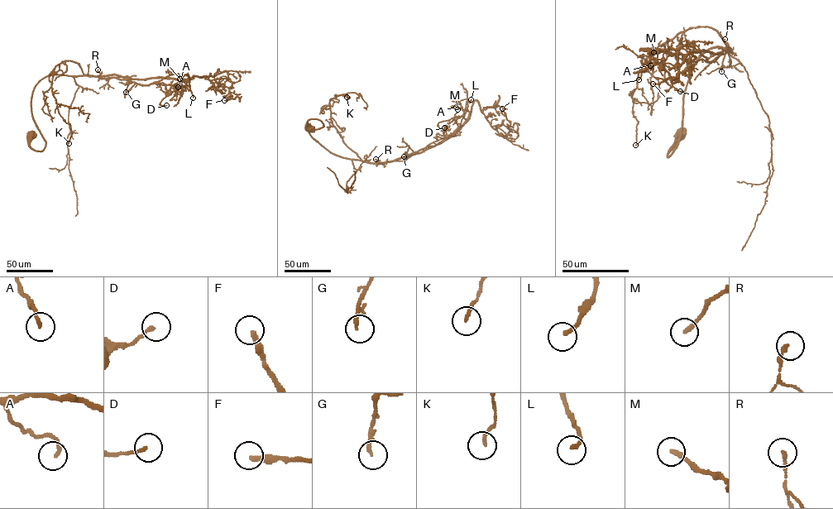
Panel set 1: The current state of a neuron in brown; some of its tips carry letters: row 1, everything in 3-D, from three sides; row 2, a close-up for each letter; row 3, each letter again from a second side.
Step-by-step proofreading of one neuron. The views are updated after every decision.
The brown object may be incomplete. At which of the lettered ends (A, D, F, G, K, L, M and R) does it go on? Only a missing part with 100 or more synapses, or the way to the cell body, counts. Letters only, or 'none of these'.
none of these

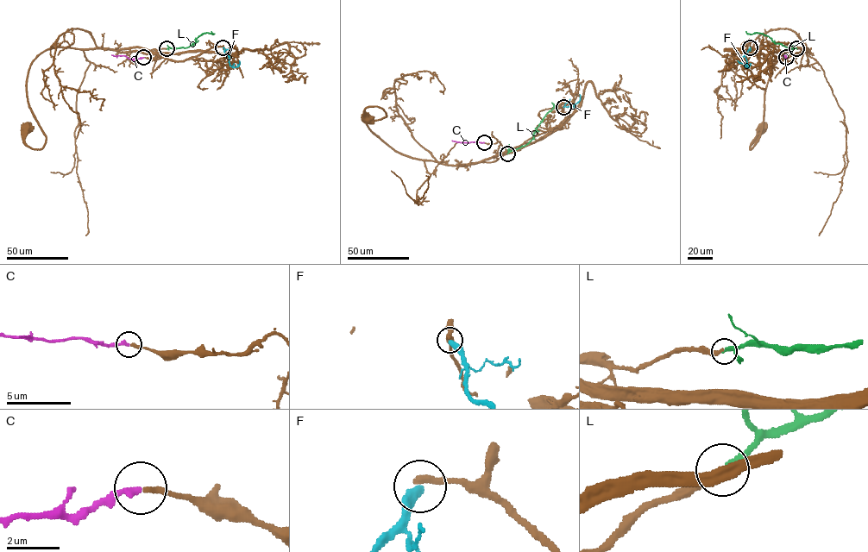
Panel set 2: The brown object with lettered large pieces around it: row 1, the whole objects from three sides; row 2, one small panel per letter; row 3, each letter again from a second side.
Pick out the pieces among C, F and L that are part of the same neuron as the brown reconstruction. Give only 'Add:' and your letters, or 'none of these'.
Add: C, L

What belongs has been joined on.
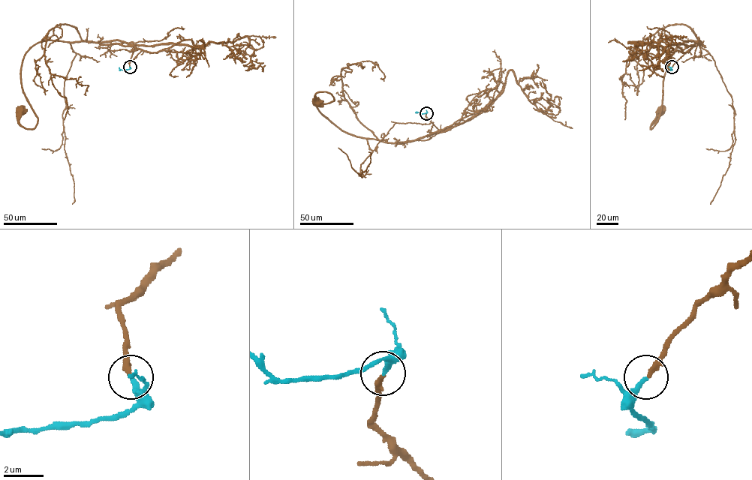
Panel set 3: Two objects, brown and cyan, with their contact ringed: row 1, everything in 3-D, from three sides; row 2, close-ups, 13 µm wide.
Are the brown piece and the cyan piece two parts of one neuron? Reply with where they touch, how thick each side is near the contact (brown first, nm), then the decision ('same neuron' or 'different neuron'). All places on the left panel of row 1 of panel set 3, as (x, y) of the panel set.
(130, 67) | 280/260 nm | same neuron

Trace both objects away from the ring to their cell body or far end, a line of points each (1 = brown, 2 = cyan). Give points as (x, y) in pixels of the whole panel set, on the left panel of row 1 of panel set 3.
1: (130, 67), (142, 50), (133, 46), (38, 42), (21, 68), (34, 128), (19, 123), (21, 110)
2: (130, 67), (125, 70), (118, 67)

